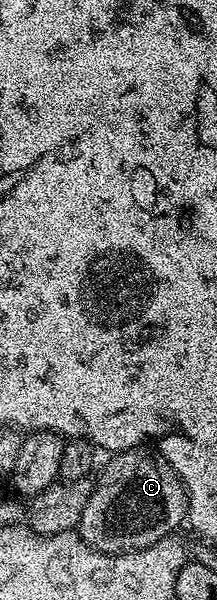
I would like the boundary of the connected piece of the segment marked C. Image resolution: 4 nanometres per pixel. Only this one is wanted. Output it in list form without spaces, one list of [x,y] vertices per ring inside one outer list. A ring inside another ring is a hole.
[[[147,451],[116,453],[110,458],[111,462],[104,467],[103,474],[101,474],[102,469],[98,474],[95,481],[95,490],[89,495],[89,503],[85,503],[85,511],[81,511],[81,519],[77,530],[78,537],[90,549],[108,555],[140,553],[142,549],[147,549],[158,541],[168,540],[174,534],[171,532],[179,524],[184,524],[187,516],[187,491],[183,487],[183,482],[168,467],[166,461],[156,459],[154,456],[151,458],[149,454],[143,452]],[[127,504],[131,504],[131,509],[135,514],[132,517],[119,518],[119,513],[126,511]]]

